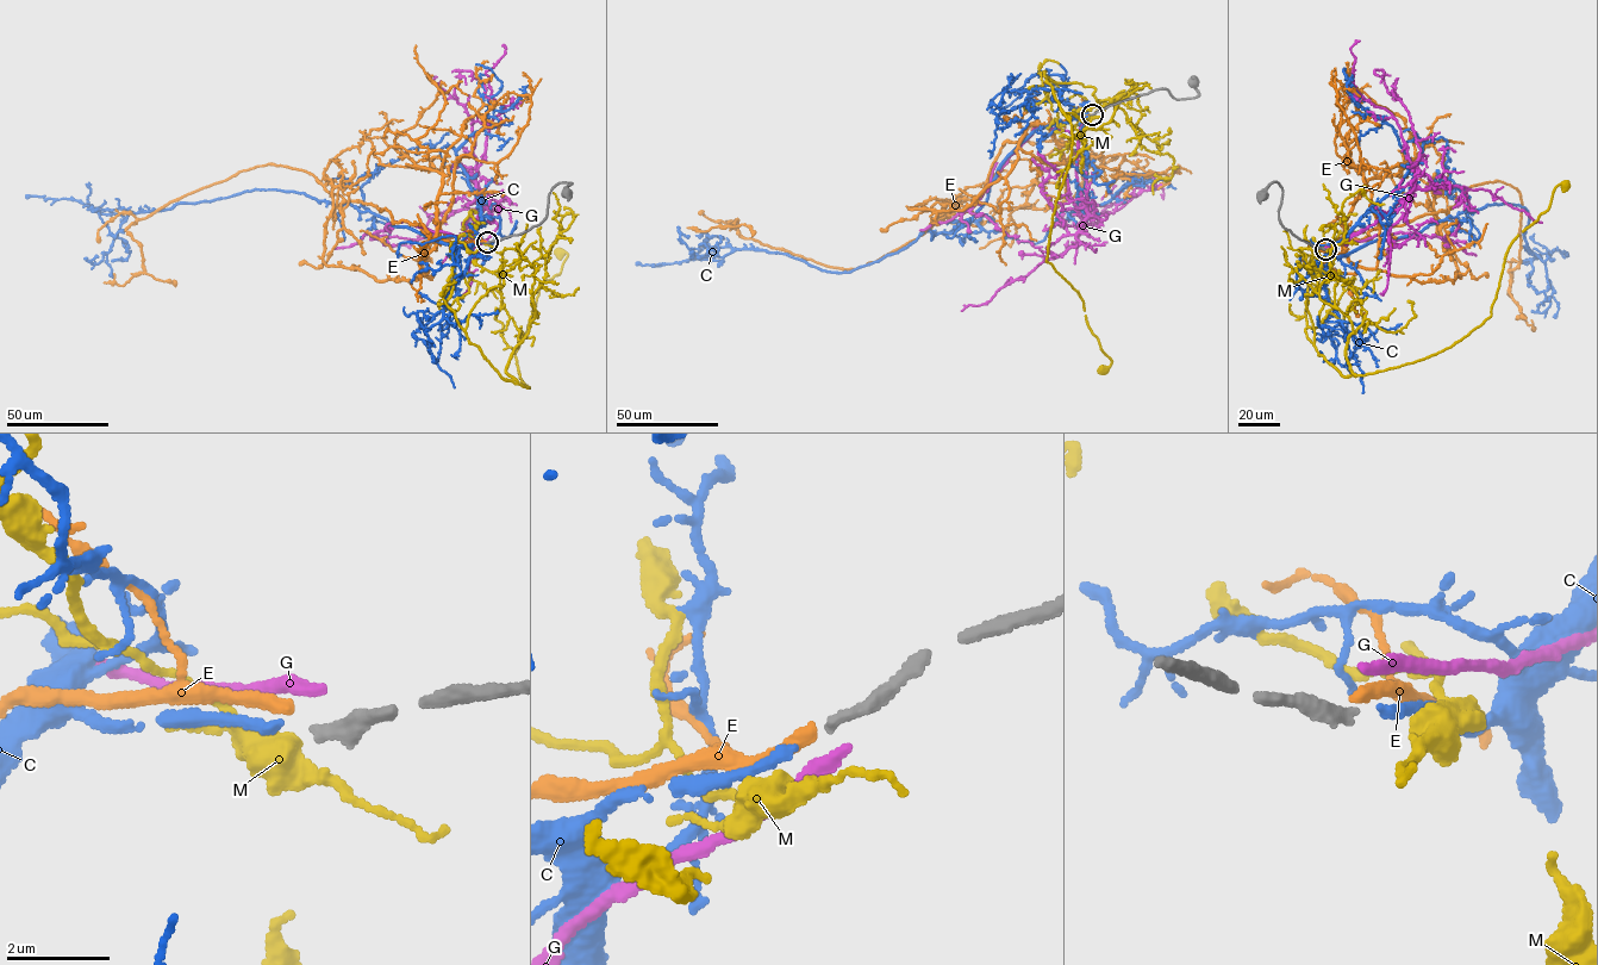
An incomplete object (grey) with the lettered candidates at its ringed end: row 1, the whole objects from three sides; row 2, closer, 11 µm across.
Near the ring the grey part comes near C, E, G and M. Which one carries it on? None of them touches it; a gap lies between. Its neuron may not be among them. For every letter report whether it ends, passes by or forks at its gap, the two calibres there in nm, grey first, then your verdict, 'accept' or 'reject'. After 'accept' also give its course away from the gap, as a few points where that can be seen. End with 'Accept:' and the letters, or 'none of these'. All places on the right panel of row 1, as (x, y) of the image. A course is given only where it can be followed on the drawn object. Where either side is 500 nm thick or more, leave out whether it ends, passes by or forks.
C: it ends; calibres 200 and 190 nm; accept; course (1325, 249), (1344, 256), (1506, 203), (1529, 215), (1523, 235), (1531, 254), (1543, 261), (1555, 249), (1566, 254)
E: it ends; calibres 200 and 280 nm; reject
G: it ends; calibres 200 and 280 nm; reject
M: it passes by; calibres 200 and 440 nm; reject
Accept: C

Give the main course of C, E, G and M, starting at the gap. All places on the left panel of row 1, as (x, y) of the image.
C: (486, 242), (447, 244), (391, 228), (347, 203), (275, 188), (130, 212), (125, 220), (73, 199), (25, 195)
E: (486, 242), (431, 237), (269, 163), (131, 223), (145, 272), (104, 282)
G: (487, 241), (474, 235), (482, 207), (475, 175), (503, 107), (486, 73), (501, 45)
M: (486, 243), (450, 243), (443, 299), (526, 388), (515, 352), (560, 253)

